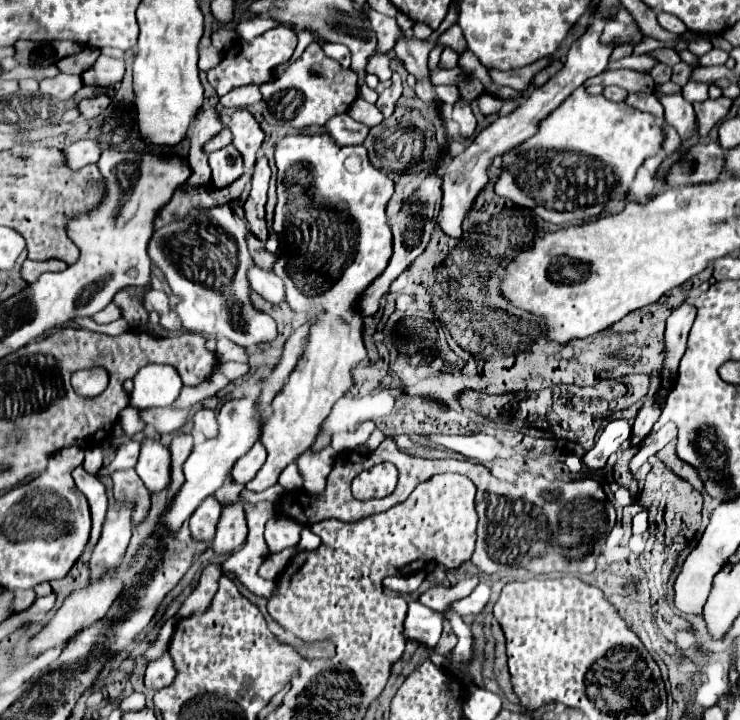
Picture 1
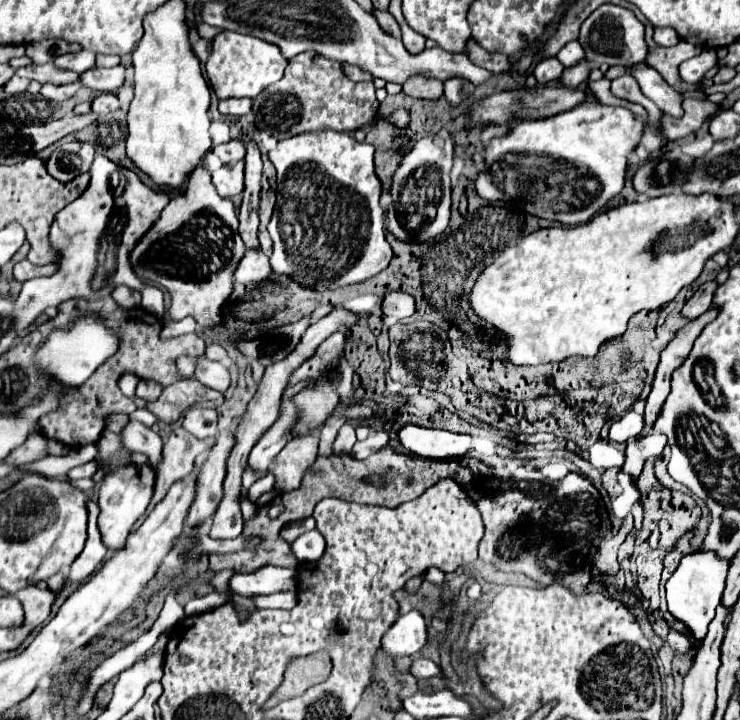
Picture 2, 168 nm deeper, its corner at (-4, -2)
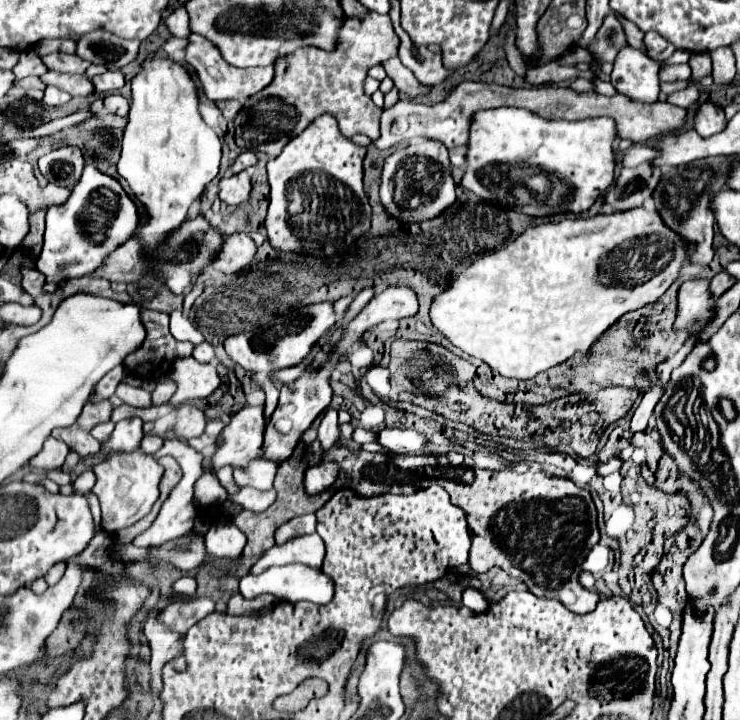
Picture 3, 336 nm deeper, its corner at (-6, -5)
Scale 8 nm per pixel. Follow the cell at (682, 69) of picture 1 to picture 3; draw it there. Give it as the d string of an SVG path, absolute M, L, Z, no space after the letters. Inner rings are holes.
M688 63L684 65L664 65L660 69L660 79L662 81L684 81L692 77L692 69Z

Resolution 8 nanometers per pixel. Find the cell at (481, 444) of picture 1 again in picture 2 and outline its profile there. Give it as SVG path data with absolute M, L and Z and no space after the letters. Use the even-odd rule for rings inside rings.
M416 424L402 426L398 430L398 440L406 448L406 452L432 460L464 456L466 450L470 450L470 436L424 428Z

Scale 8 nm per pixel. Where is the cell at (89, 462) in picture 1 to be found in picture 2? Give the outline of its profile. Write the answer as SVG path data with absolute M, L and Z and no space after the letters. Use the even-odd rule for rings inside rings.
M88 462L84 466L78 466L68 472L68 478L90 478L96 472L96 462Z

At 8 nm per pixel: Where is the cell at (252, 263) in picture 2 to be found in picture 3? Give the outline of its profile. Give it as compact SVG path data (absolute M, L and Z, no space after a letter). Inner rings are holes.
M246 233L226 235L226 243L220 251L220 257L216 257L214 261L214 269L226 275L242 273L252 263L254 255L256 255L256 245L250 235Z

